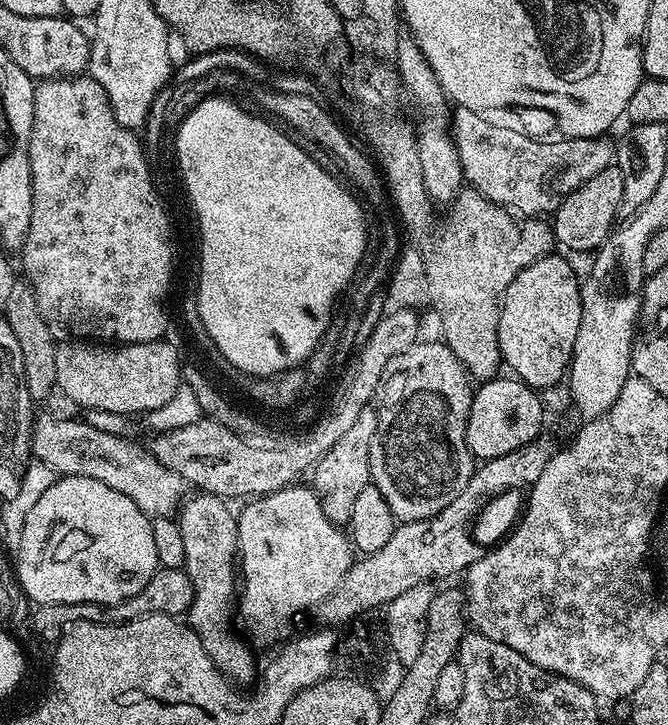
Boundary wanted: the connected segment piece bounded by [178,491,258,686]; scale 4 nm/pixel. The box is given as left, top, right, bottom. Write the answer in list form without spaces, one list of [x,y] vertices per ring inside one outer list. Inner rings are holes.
[[[197,491],[195,495],[189,495],[178,509],[178,523],[182,530],[182,542],[186,549],[186,562],[183,569],[194,586],[194,598],[186,613],[186,623],[189,628],[194,630],[194,634],[198,634],[206,654],[210,654],[210,658],[219,672],[237,685],[248,686],[258,676],[256,656],[251,652],[253,649],[250,647],[249,641],[247,639],[244,639],[245,641],[239,640],[236,637],[235,630],[232,629],[232,620],[234,624],[234,613],[238,608],[238,553],[236,550],[238,534],[236,533],[236,516],[234,512],[231,512],[224,505],[227,503],[221,497],[212,496],[210,493],[202,491]]]

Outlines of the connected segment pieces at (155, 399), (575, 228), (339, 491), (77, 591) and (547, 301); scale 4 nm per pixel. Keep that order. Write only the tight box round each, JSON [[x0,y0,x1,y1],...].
[[57,338,182,414],[550,166,622,252],[310,406,376,525],[14,476,160,606],[498,254,582,390]]

